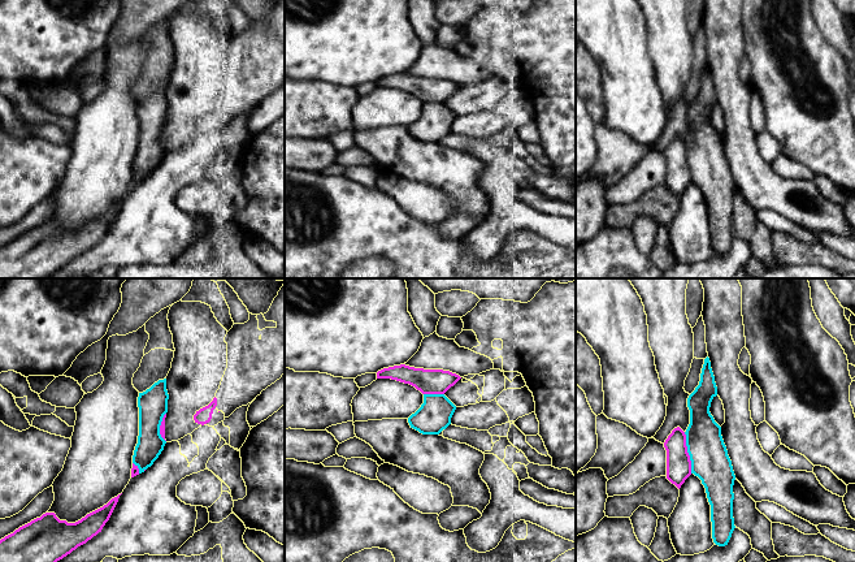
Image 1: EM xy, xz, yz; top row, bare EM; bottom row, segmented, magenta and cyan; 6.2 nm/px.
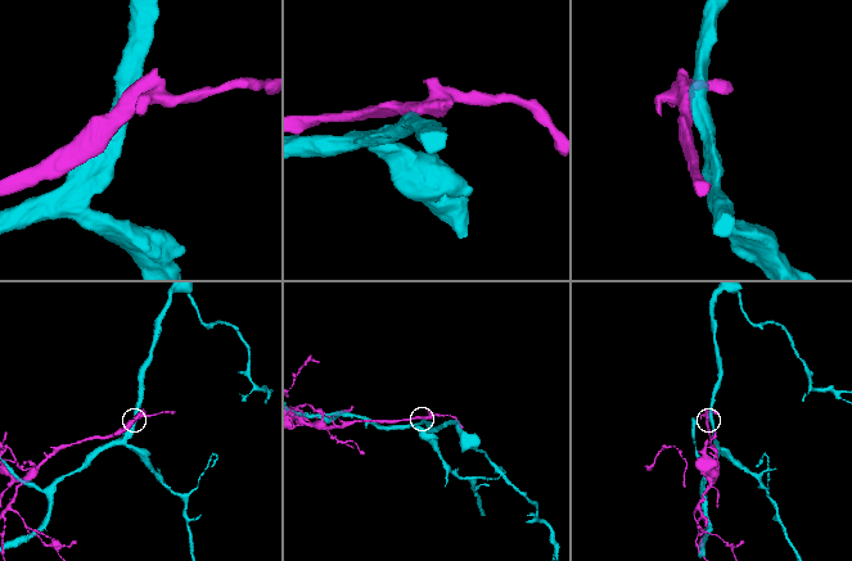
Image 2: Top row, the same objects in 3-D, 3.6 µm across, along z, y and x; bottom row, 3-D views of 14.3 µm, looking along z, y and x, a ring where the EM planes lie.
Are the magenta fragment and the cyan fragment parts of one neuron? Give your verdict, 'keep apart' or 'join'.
keep apart

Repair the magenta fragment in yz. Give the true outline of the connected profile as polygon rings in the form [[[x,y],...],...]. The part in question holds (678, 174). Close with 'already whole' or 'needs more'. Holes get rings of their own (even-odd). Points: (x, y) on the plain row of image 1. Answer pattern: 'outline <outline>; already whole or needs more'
outline [[[677,135],[664,151],[667,159],[667,187],[678,198],[691,183],[691,169],[686,155],[686,143]]]; already whole

